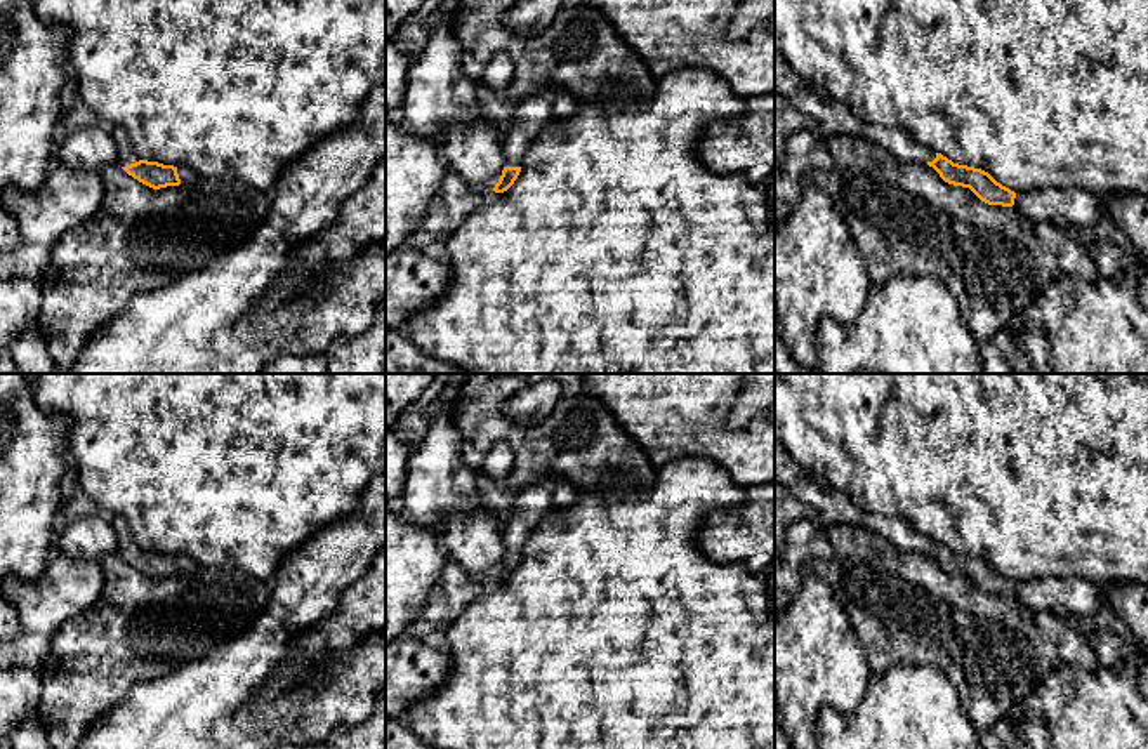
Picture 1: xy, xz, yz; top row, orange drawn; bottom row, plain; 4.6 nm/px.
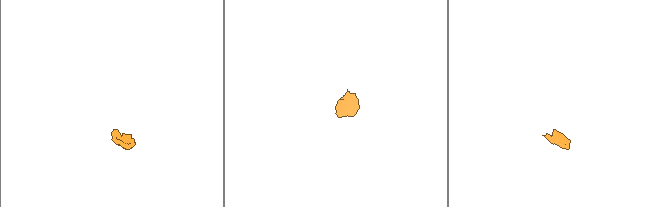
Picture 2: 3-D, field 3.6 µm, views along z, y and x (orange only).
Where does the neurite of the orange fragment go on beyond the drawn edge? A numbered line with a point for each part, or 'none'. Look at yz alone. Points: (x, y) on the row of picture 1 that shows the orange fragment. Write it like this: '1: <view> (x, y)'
1: yz (834, 119)
2: yz (1074, 207)

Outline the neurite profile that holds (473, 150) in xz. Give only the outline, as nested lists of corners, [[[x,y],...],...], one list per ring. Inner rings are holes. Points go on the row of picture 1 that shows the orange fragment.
[[[483,115],[472,122],[448,125],[441,156],[479,195],[493,191],[505,167],[504,143]]]

